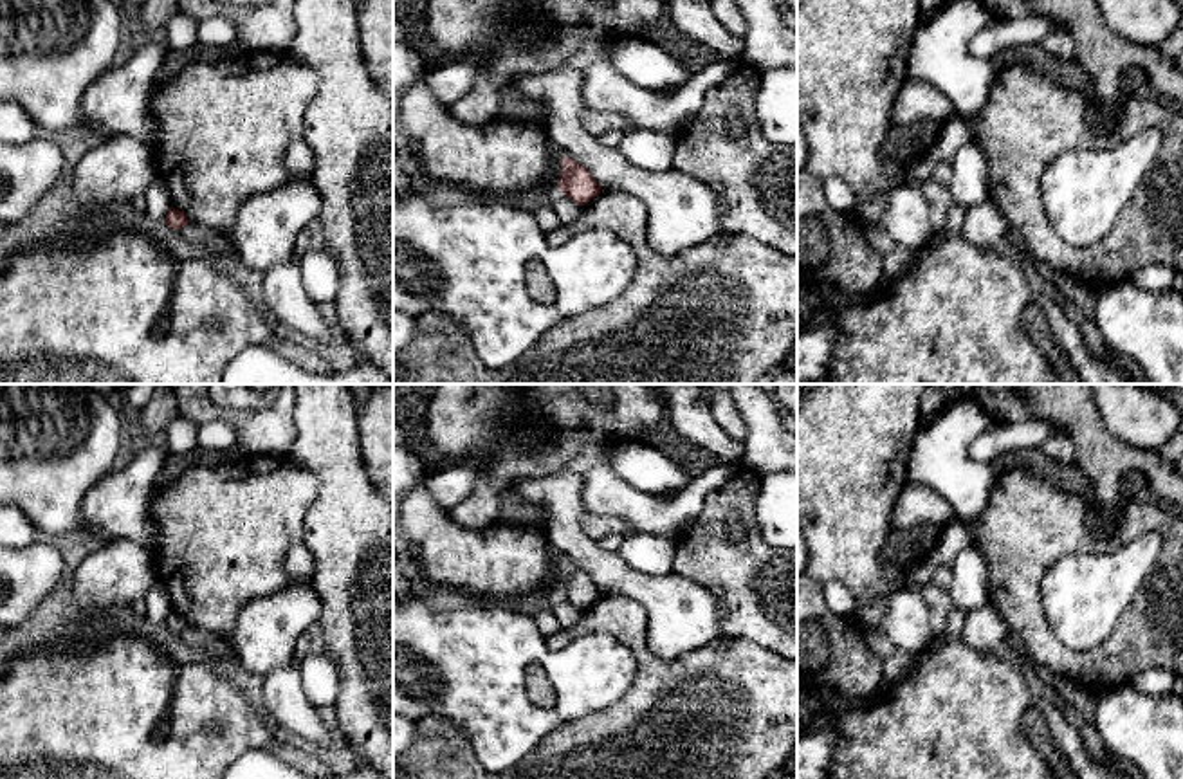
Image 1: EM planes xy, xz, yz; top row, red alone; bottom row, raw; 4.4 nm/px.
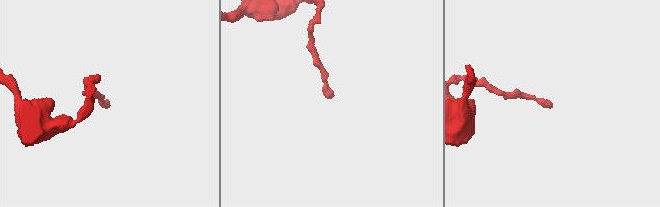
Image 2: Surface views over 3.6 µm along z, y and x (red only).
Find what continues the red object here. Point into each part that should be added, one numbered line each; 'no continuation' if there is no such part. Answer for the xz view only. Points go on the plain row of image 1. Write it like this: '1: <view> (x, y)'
no continuation

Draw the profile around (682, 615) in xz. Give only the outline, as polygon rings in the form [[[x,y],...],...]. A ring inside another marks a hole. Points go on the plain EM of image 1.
[[[563,469],[543,478],[516,480],[510,485],[510,490],[541,510],[541,523],[548,543],[561,561],[568,561],[584,570],[602,595],[624,595],[646,608],[647,647],[655,656],[676,660],[721,638],[720,604],[707,588],[678,573],[655,577],[637,572],[620,557],[619,552],[602,548],[599,541],[584,534],[581,527],[581,518],[586,514],[582,503],[582,483],[582,474]]]

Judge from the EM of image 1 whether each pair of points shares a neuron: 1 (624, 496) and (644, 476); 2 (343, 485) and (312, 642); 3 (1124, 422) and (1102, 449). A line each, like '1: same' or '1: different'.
1: different
2: same
3: different

